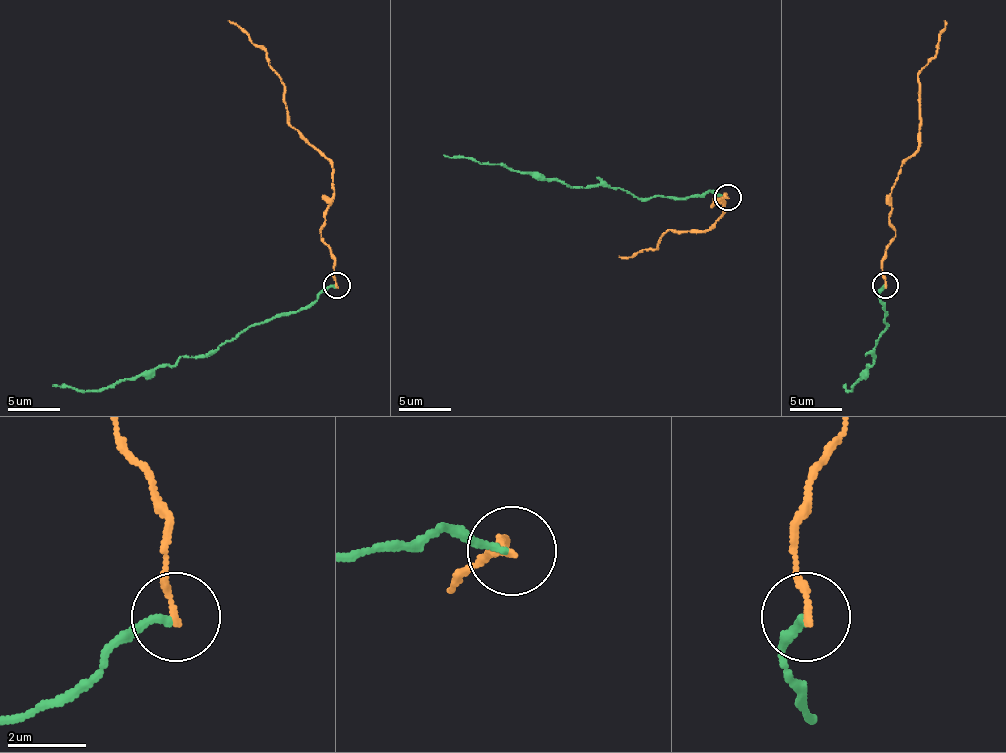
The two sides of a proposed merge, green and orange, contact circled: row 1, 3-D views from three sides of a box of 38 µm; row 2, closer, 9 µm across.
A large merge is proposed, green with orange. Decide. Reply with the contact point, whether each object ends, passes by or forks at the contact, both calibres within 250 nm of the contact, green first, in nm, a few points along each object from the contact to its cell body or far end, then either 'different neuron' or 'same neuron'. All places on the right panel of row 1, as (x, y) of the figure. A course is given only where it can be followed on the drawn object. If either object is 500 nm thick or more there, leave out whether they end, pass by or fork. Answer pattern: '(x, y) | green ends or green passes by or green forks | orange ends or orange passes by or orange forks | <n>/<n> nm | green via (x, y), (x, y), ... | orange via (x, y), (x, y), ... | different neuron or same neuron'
(885, 285) | green ends | orange ends | 190/170 nm | green via (885, 284), (877, 298), (885, 311), (885, 329), (875, 339), (875, 355), (851, 389), (843, 384) | orange via (885, 284), (883, 256), (896, 235), (891, 188), (901, 164), (919, 146), (919, 72), (938, 51), (943, 20) | different neuron

